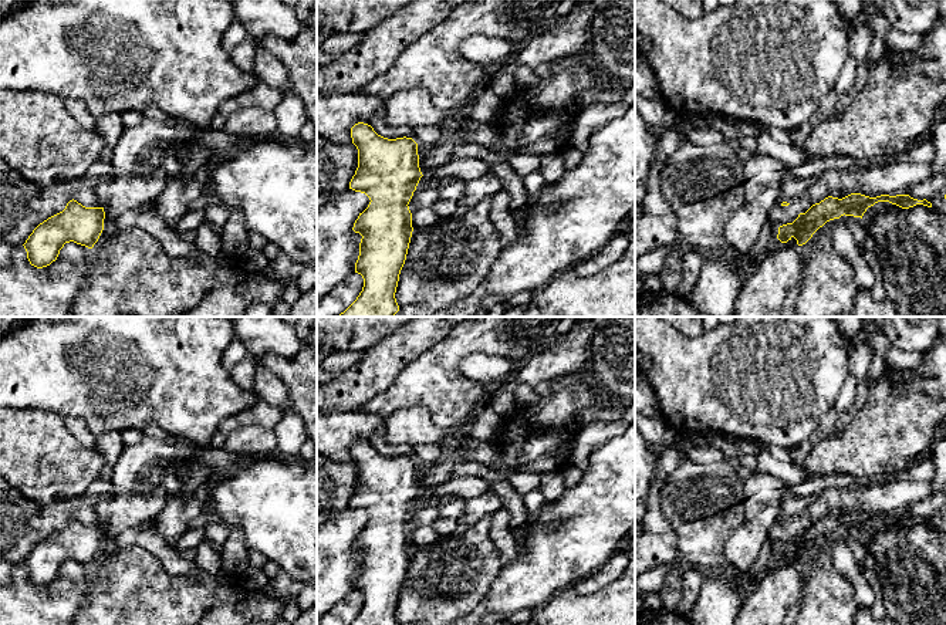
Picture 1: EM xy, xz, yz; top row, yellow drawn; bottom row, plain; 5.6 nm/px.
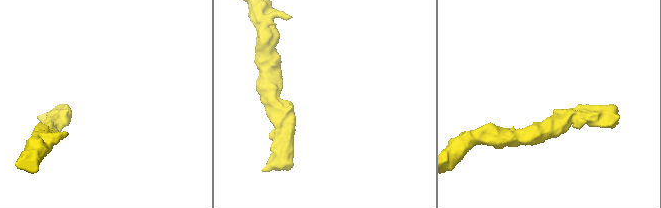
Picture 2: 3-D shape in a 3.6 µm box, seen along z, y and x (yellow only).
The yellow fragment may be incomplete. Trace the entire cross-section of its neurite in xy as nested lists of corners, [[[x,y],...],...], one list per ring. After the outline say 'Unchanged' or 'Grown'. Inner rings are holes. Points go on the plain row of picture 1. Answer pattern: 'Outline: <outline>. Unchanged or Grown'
Outline: [[[70,518],[62,530],[40,541],[23,562],[30,582],[50,584],[70,560],[92,567],[104,548],[104,537],[104,526],[85,526]]]. Unchanged

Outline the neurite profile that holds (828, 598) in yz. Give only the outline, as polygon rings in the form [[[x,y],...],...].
[[[825,544],[805,561],[805,585],[794,625],[852,625],[858,612],[855,588],[832,565]]]

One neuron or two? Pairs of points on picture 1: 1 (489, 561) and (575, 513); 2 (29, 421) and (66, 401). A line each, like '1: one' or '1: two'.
1: two
2: two

